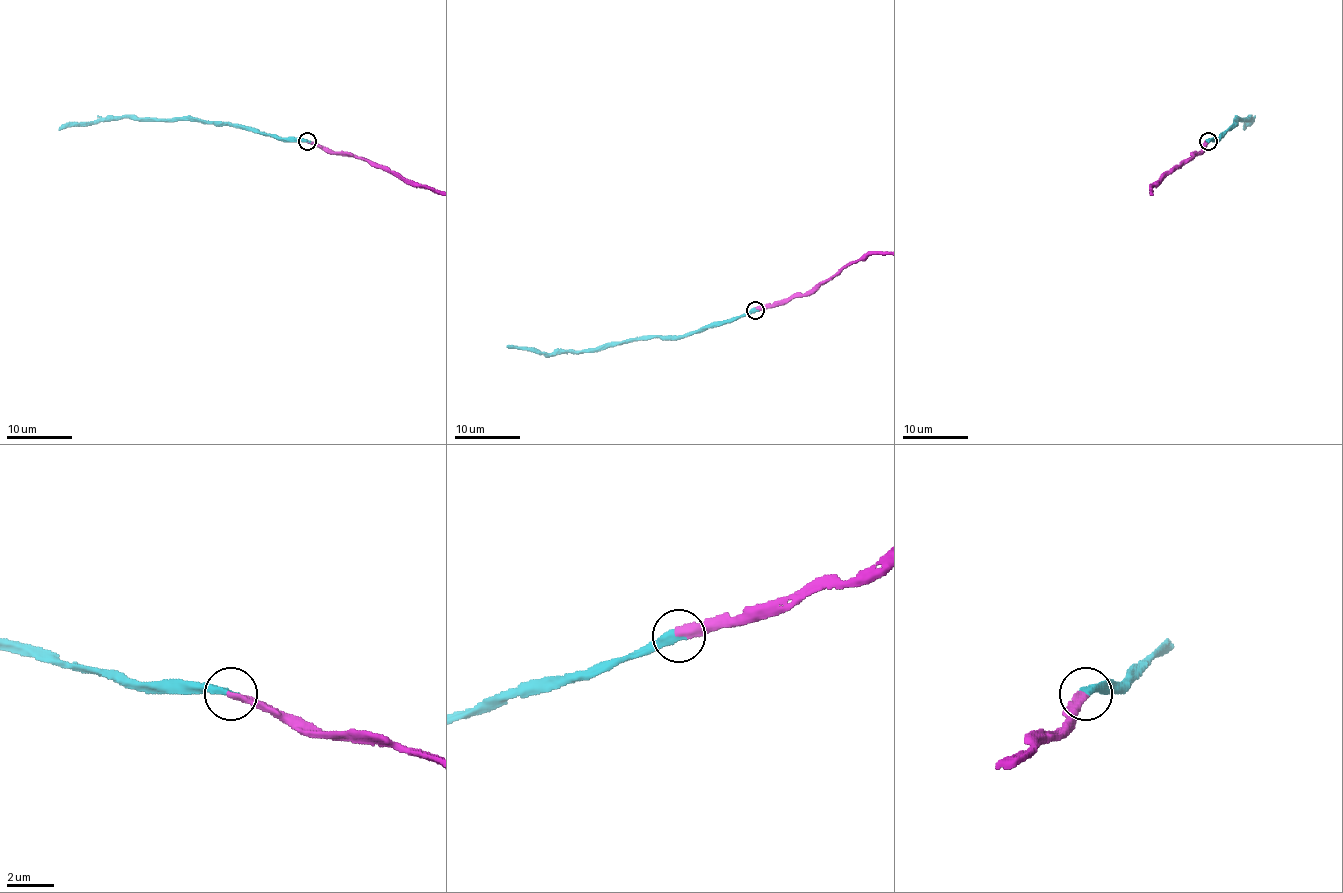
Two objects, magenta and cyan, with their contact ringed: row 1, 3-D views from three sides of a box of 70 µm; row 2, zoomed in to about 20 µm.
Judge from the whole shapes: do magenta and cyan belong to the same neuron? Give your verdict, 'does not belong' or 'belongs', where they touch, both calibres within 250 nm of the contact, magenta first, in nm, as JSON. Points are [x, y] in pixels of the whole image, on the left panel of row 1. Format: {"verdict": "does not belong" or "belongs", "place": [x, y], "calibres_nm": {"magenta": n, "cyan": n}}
{"verdict": "belongs", "place": [307, 141], "calibres_nm": {"magenta": 320, "cyan": 340}}

